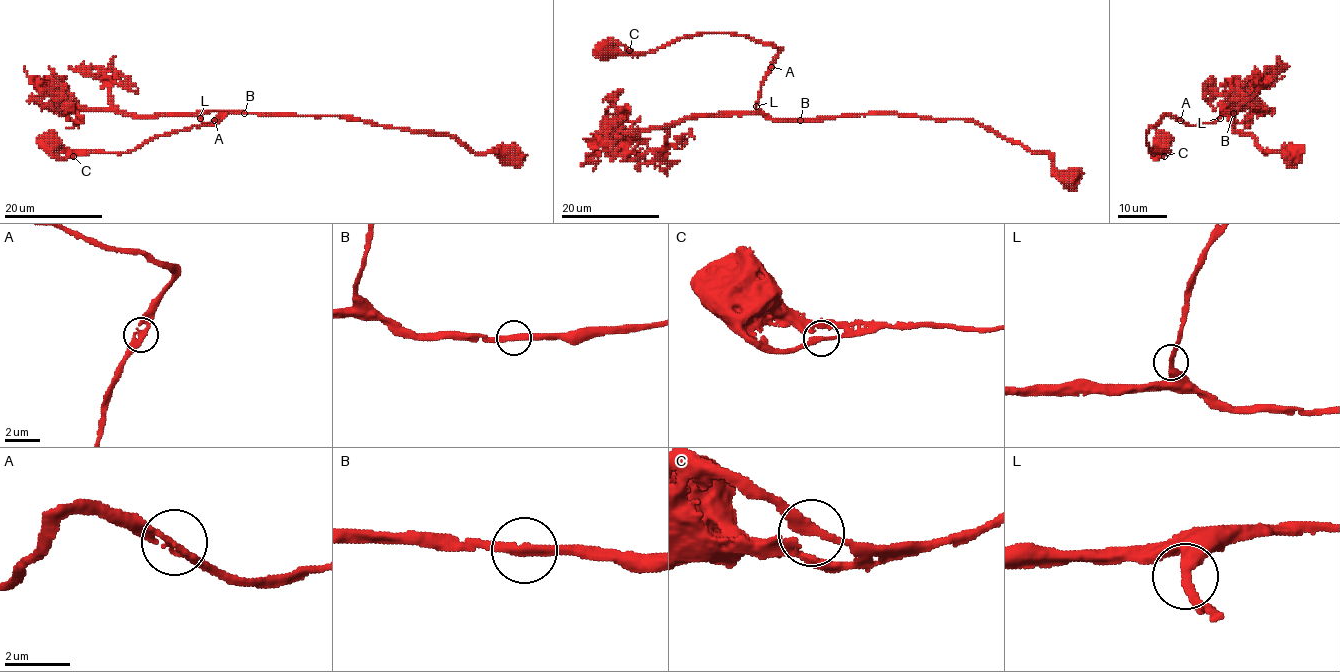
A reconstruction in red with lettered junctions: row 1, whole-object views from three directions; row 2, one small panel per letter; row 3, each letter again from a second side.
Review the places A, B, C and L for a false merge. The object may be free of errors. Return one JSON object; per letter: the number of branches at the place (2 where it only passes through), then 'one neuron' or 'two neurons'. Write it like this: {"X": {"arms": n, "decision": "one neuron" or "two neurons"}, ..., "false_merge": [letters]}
{"A": {"arms": 2, "decision": "one neuron"}, "B": {"arms": 2, "decision": "one neuron"}, "C": {"arms": 2, "decision": "one neuron"}, "L": {"arms": 2, "decision": "one neuron"}, "false_merge": []}

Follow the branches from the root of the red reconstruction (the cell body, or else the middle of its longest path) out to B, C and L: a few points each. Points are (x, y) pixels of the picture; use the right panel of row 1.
B: (1160, 142), (1155, 140), (1169, 151), (1153, 153), (1147, 132), (1165, 115), (1199, 125), (1233, 112)
C: (1160, 142), (1155, 140), (1165, 148), (1164, 156)
L: (1160, 142), (1155, 140), (1169, 151), (1153, 153), (1147, 132), (1165, 115), (1189, 125), (1215, 122), (1219, 117)

